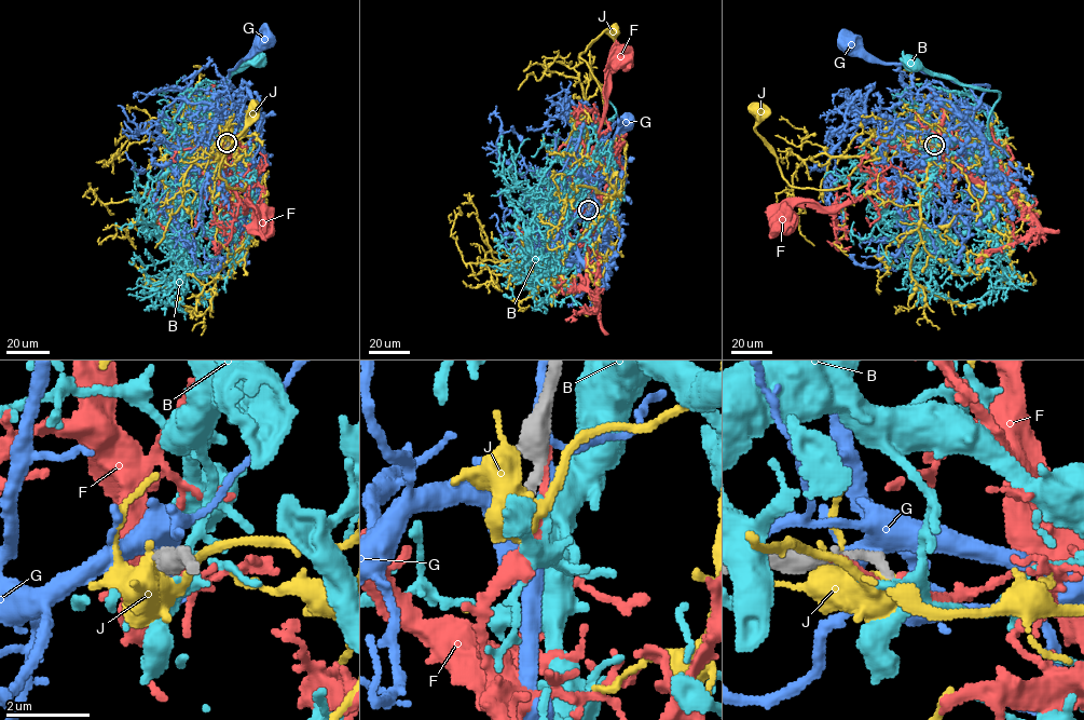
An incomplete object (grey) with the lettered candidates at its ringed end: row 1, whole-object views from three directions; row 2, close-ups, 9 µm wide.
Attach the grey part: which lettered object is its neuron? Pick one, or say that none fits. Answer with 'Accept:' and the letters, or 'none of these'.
Accept: none of these

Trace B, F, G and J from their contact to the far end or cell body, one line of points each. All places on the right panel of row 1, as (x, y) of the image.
B: (934, 145), (928, 114), (949, 108), (984, 128), (995, 155), (988, 120), (999, 92), (930, 75), (911, 65)
F: (934, 146), (944, 149), (947, 167), (915, 170), (836, 205), (798, 202), (779, 223)
G: (933, 144), (952, 140), (966, 126), (989, 86), (961, 84), (911, 66), (887, 63), (846, 44)
J: (934, 145), (915, 137), (891, 158), (860, 164), (846, 185), (833, 189), (793, 187), (755, 128), (756, 109)

